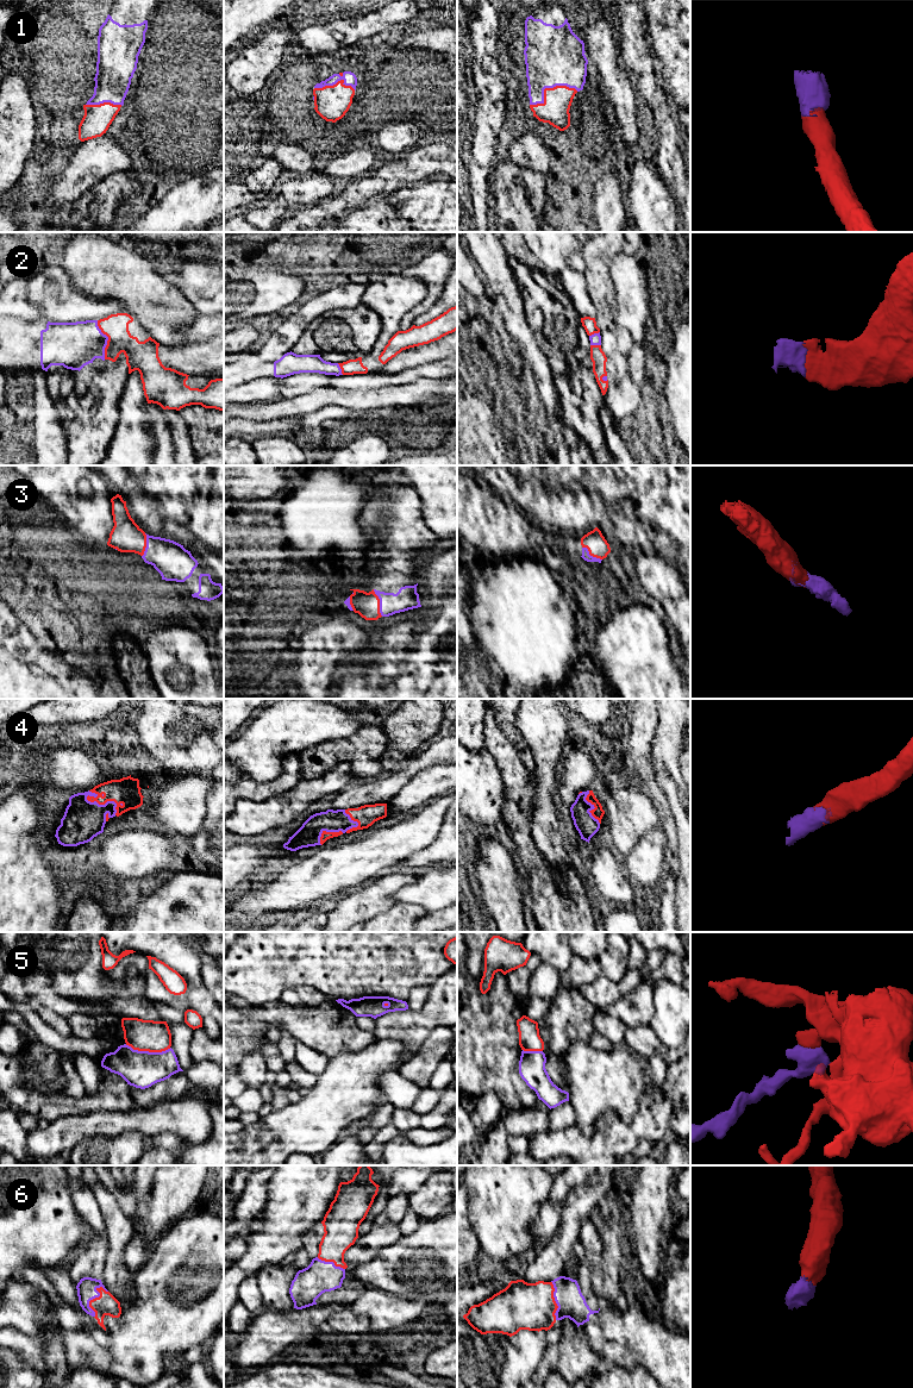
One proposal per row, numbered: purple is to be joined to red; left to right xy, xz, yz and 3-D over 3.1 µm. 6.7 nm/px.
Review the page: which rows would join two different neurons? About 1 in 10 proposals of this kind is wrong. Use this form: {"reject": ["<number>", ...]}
{"reject": ["5"]}

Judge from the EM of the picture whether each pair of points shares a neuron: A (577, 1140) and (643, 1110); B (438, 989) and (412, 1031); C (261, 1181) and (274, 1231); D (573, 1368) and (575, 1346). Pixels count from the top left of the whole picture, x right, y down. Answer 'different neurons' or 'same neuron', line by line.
A: same neuron
B: same neuron
C: different neurons
D: same neuron

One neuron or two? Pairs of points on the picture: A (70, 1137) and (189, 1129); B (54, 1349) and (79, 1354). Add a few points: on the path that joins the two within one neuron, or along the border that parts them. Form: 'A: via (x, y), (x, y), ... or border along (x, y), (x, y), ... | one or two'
A: via (100, 1124), (160, 1121) | one
B: border along (58, 1325), (66, 1358), (73, 1369) | two

